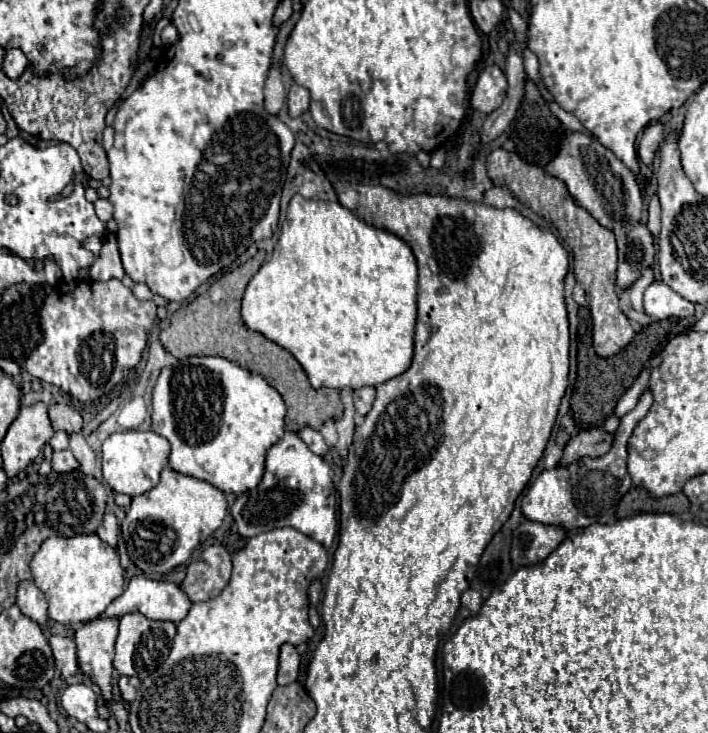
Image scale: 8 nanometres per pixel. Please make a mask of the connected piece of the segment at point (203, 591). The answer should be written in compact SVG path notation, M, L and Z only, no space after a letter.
M210 546L194 560L180 584L190 602L206 602L218 596L230 580L232 558L224 546Z

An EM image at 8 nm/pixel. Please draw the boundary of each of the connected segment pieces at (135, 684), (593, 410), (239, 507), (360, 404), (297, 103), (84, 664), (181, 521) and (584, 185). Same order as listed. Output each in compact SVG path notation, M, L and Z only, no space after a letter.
M122 676L118 680L118 688L120 688L120 694L126 702L132 702L136 698L136 692L140 688L140 680L136 676Z
M588 308L578 310L578 380L576 380L576 392L572 394L572 400L570 400L572 418L576 420L578 428L600 428L602 426L602 422L612 414L616 402L624 394L624 378L626 378L626 390L628 390L634 384L636 376L642 372L652 352L656 352L666 342L666 336L670 330L672 326L666 320L652 322L636 334L636 338L626 346L626 350L614 354L612 358L600 358L592 350L590 312Z
M286 432L278 444L266 454L266 472L256 492L240 494L232 504L232 518L242 538L290 526L328 548L336 536L336 496L332 484L332 468L294 434Z
M372 386L354 390L354 406L356 406L358 414L366 416L366 414L370 412L372 404L374 404L374 388L372 388Z
M292 84L288 92L288 116L298 118L302 116L310 106L310 92L298 84Z
M98 618L92 622L82 624L76 634L74 634L74 642L76 642L76 652L78 652L78 666L82 668L82 674L90 680L90 684L100 686L100 690L104 690L104 686L110 686L112 680L112 658L114 658L114 642L116 642L116 634L118 634L118 620L116 618Z
M166 466L160 474L160 482L152 490L134 496L126 512L122 536L128 556L144 574L170 572L184 564L200 540L208 538L222 524L226 510L228 506L222 490Z
M566 130L562 138L560 154L548 164L548 174L562 180L574 202L586 208L586 212L590 212L598 220L598 224L614 232L618 242L616 286L620 290L630 288L642 276L644 268L654 266L654 254L656 254L654 236L642 222L644 200L634 174L616 156L612 160L612 152L604 148L596 138L570 130Z

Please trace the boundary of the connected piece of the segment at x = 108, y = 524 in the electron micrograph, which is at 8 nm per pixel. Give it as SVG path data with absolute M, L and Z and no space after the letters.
M106 514L104 516L104 522L102 526L98 528L98 536L112 548L116 548L116 542L118 542L118 522L116 522L116 516L114 514Z

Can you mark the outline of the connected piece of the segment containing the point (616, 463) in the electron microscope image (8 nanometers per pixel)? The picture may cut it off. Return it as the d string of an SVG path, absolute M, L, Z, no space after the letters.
M646 390L640 396L636 408L620 418L621 425L614 434L612 450L608 450L604 456L582 458L566 468L556 466L554 470L544 470L522 498L522 514L532 522L560 526L566 532L574 532L596 522L600 524L610 522L616 514L616 504L632 486L630 474L626 470L626 442L634 426L648 414L650 404L652 404L652 392Z

